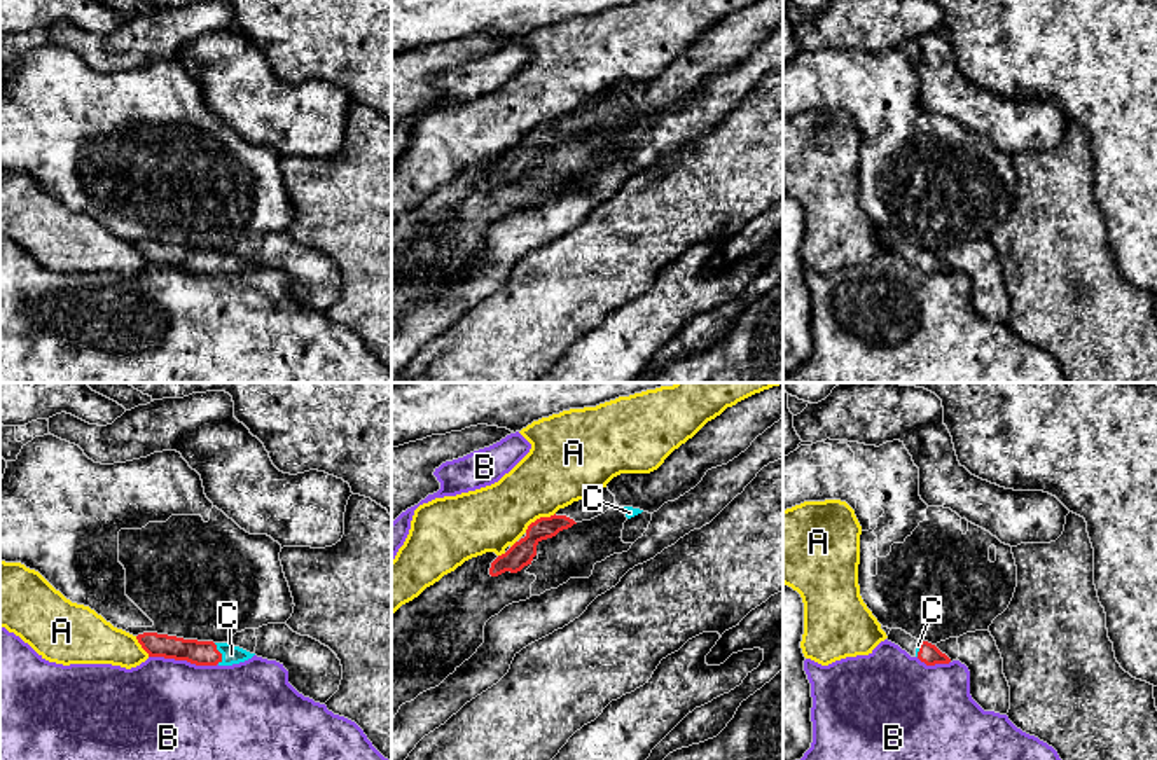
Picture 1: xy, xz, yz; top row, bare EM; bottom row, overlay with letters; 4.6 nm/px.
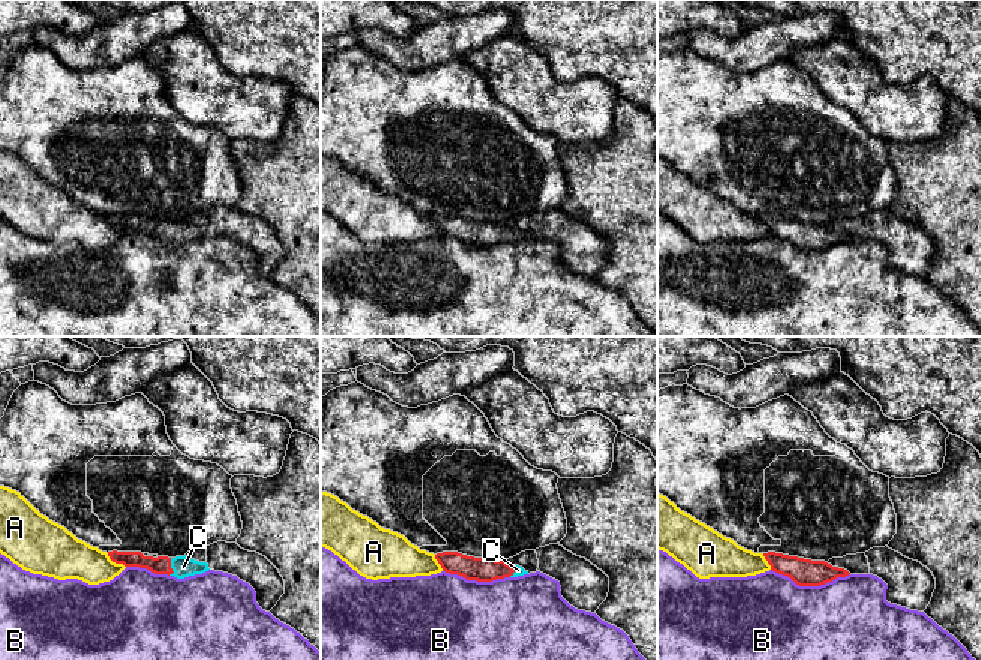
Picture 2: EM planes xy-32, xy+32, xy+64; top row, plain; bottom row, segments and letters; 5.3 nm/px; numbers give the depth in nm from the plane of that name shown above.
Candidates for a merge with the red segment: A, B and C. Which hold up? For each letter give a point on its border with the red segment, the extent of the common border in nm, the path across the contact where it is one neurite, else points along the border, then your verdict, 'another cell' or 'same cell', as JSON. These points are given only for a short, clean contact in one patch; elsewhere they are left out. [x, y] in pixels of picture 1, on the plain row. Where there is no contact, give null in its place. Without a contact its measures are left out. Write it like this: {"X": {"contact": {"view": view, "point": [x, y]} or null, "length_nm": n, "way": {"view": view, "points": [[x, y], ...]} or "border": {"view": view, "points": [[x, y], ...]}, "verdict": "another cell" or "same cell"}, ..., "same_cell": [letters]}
{"A": {"contact": {"view": "xz", "point": [540, 126]}, "length_nm": 170, "verdict": "another cell"}, "B": {"contact": {"view": "xy", "point": [184, 268]}, "length_nm": 320, "verdict": "another cell"}, "C": {"contact": {"view": "xy", "point": [221, 262]}, "length_nm": 100, "way": {"view": "xy", "points": [[196, 261], [221, 262], [231, 262]]}, "verdict": "same cell"}, "same_cell": ["C"]}

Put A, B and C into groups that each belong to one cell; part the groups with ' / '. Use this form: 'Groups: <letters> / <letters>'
Groups: A / B / C

